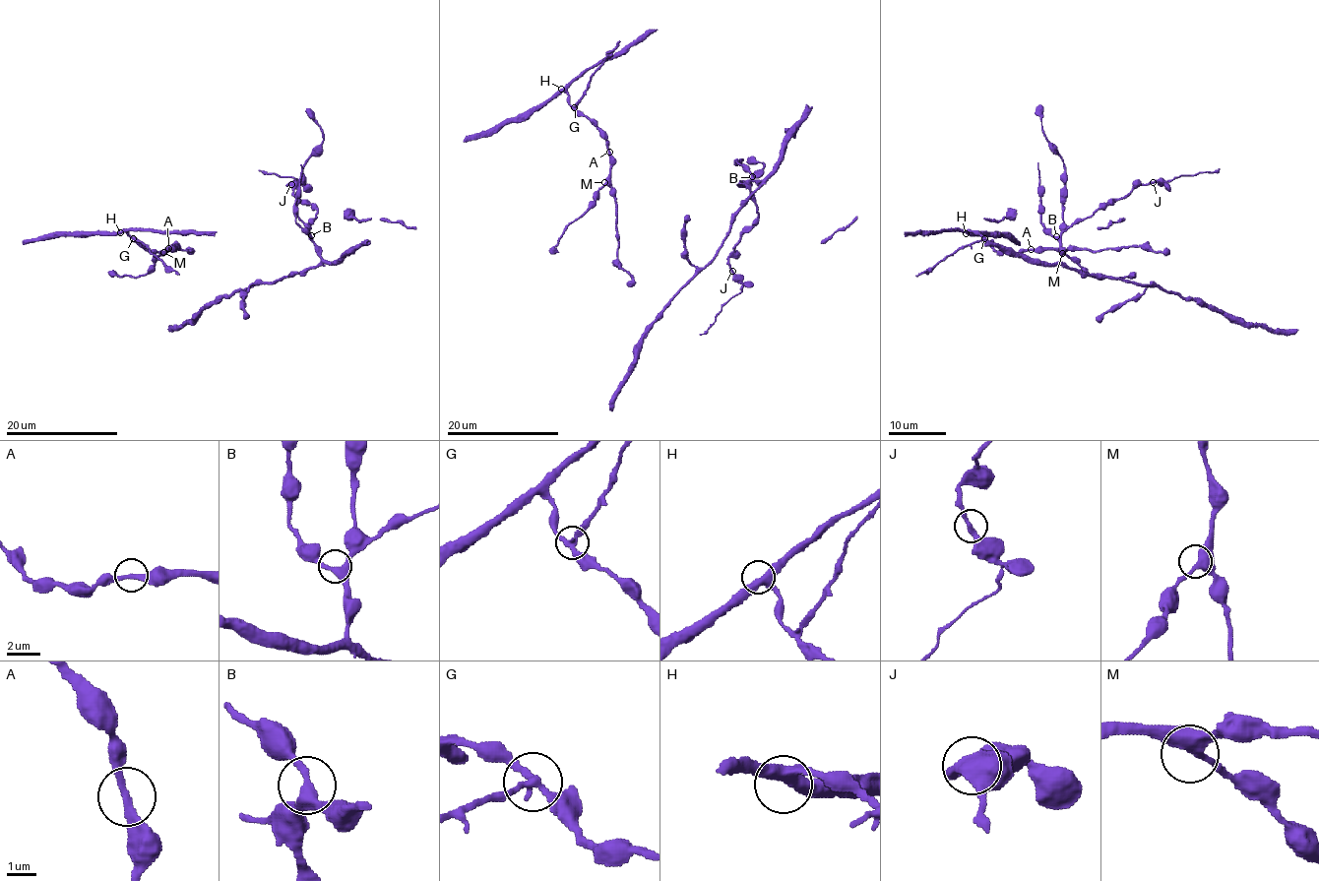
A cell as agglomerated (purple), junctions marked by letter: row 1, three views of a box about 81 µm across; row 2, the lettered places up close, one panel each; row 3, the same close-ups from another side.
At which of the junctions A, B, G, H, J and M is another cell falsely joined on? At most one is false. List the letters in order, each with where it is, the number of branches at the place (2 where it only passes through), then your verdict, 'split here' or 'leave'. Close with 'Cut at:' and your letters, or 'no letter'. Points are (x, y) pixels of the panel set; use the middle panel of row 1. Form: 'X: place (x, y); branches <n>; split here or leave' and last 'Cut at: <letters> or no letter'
A: place (609, 152); branches 2; leave
B: place (752, 176); branches 3; leave
G: place (574, 107); branches 3; split here
H: place (561, 89); branches 3; leave
J: place (732, 271); branches 2; leave
M: place (604, 182); branches 3; leave
Cut at: G

